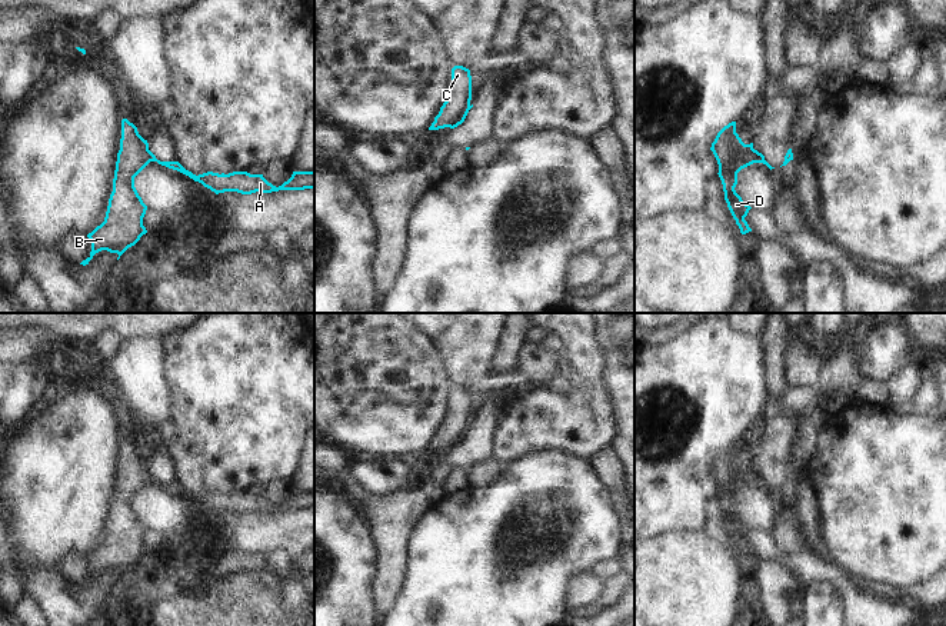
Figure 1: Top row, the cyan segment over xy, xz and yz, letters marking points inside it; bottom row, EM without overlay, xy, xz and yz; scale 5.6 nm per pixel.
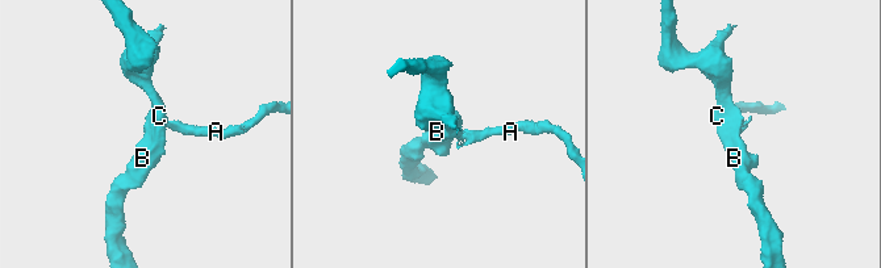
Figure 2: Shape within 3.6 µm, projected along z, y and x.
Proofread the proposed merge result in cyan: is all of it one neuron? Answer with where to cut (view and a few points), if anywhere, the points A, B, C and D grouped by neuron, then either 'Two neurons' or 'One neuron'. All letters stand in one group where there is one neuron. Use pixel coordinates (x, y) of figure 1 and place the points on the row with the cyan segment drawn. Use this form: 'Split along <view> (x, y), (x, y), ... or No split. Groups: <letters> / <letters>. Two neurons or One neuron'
Split along yz (752, 149), (752, 156), (758, 162). Groups: A / B C D. Two neurons

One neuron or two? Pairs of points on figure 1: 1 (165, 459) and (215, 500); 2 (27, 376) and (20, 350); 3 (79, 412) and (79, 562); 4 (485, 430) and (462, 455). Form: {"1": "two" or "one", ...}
{"1": "one", "2": "two", "3": "two", "4": "one"}

